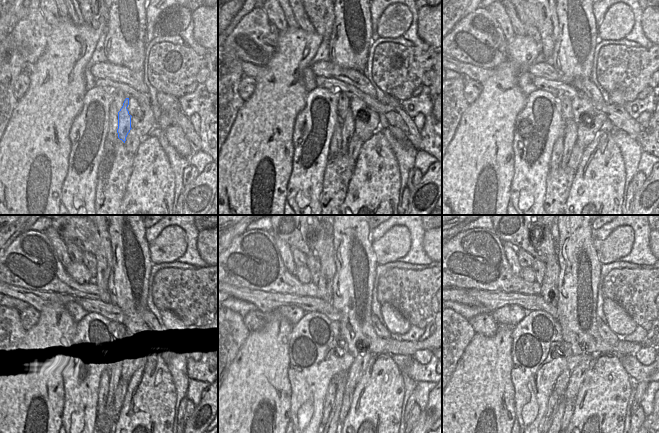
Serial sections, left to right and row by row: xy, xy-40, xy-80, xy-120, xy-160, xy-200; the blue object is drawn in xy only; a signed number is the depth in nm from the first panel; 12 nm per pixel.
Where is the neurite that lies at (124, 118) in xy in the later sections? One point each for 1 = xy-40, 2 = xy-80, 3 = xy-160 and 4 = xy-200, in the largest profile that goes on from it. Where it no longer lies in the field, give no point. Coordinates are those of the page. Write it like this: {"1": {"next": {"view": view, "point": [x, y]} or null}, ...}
{"1": {"next": {"view": "xy-40", "point": [348, 124]}}, "2": {"next": {"view": "xy-80", "point": [570, 141]}}, "3": {"next": {"view": "xy-160", "point": [340, 379]}}, "4": {"next": {"view": "xy-200", "point": [558, 416]}}}

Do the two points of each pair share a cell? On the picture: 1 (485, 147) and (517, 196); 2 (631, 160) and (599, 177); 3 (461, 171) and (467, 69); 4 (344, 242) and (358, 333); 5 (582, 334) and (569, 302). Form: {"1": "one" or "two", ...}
{"1": "two", "2": "two", "3": "two", "4": "one", "5": "one"}

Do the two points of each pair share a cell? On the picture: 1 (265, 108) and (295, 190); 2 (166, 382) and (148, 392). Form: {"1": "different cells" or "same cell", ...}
{"1": "different cells", "2": "same cell"}

